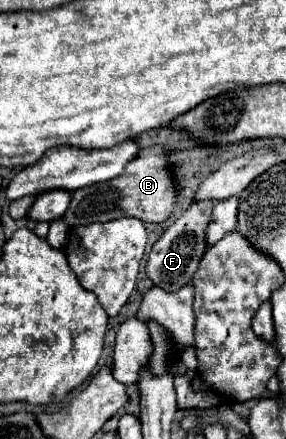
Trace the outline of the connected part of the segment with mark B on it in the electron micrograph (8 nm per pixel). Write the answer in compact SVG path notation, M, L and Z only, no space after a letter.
M148 147L138 151L138 157L134 157L126 165L122 175L74 191L70 199L70 207L66 209L62 219L68 223L68 227L106 223L118 219L120 215L136 217L144 223L162 223L170 217L176 203L176 195L178 195L176 185L172 181L170 171L166 169L166 153L162 151L162 147Z

